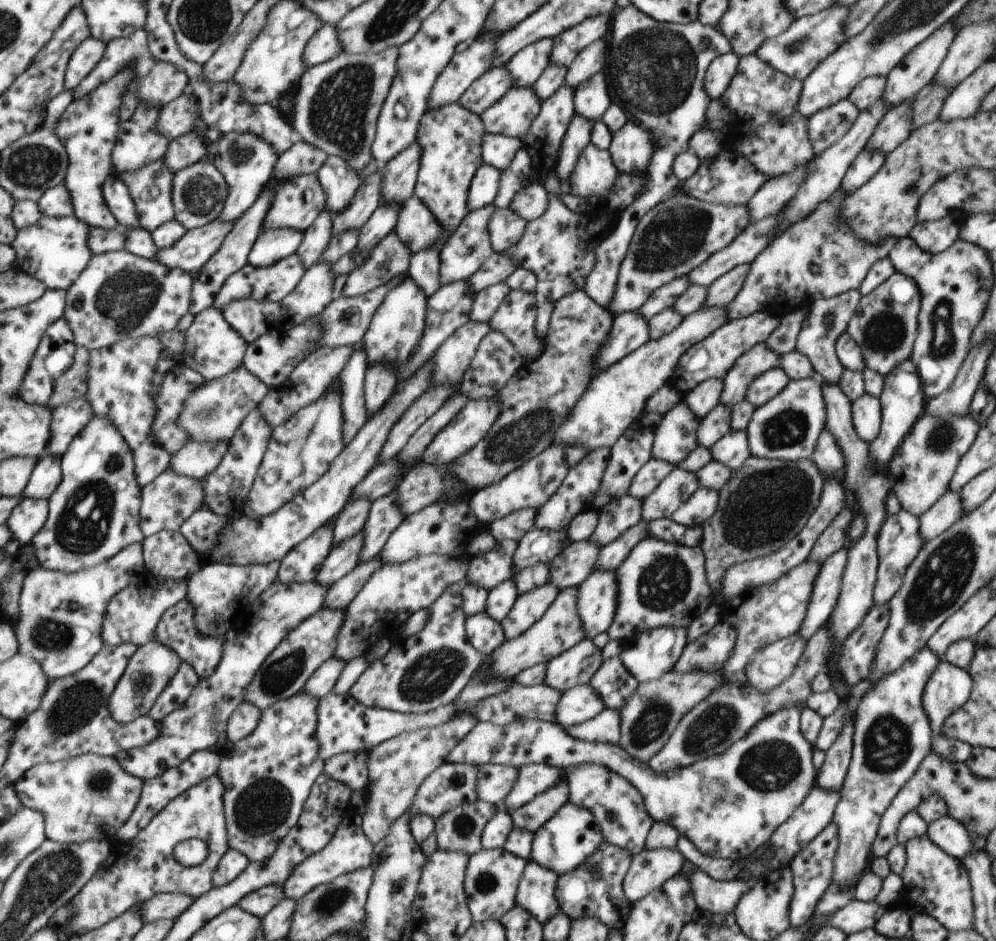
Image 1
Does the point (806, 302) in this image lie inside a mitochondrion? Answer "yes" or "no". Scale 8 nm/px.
no

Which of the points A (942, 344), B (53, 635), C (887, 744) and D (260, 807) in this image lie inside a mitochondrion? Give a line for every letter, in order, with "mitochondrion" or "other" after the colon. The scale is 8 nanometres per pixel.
A: mitochondrion
B: mitochondrion
C: mitochondrion
D: mitochondrion

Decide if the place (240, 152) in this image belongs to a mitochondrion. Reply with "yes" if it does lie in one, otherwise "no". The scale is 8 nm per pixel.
yes

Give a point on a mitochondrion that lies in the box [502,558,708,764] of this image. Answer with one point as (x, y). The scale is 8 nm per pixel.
(652, 722)

